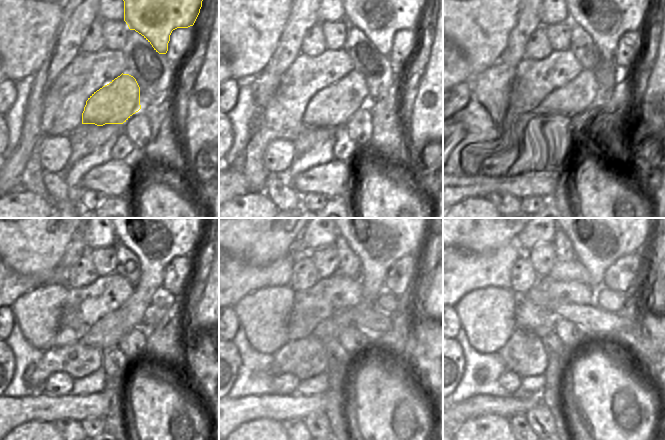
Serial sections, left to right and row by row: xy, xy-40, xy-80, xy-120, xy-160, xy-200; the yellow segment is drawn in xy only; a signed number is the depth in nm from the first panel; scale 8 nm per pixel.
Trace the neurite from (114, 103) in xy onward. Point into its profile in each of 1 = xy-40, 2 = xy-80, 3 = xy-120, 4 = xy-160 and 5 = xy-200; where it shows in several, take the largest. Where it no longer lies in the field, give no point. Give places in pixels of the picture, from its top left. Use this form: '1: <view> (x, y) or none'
1: xy-40 (333, 106)
2: xy-80 (556, 108)
3: xy-120 (156, 238)
4: xy-160 (379, 238)
5: xy-200 (599, 238)

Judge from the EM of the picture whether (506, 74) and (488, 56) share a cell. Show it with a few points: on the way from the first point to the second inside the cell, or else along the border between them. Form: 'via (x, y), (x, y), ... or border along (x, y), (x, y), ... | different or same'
border along (497, 61), (474, 74) | different

